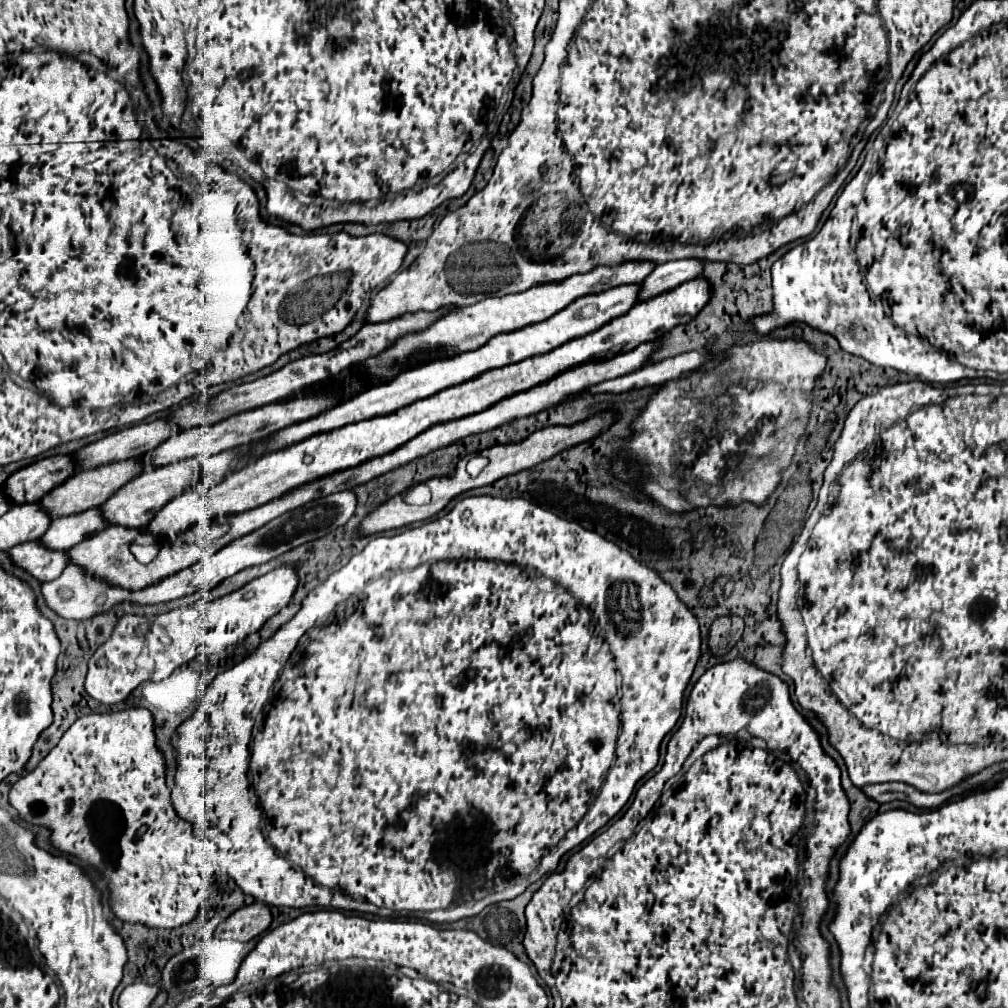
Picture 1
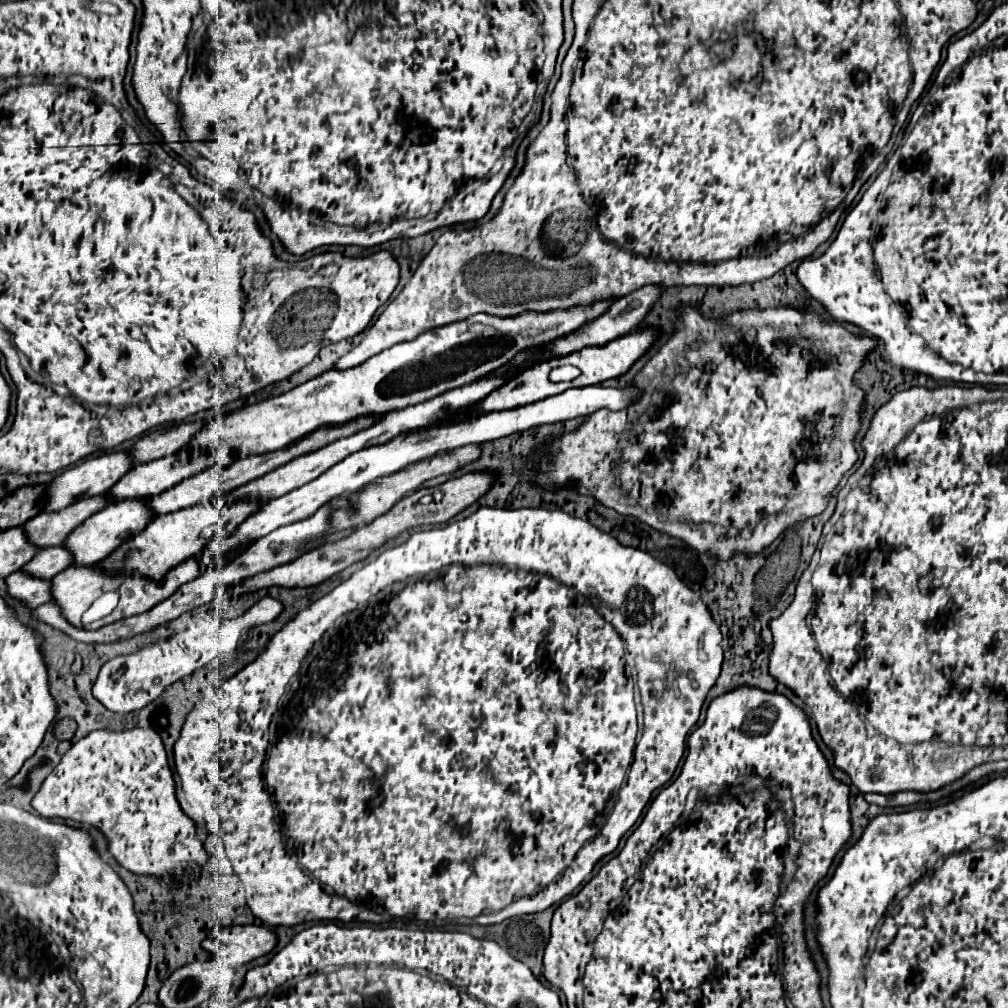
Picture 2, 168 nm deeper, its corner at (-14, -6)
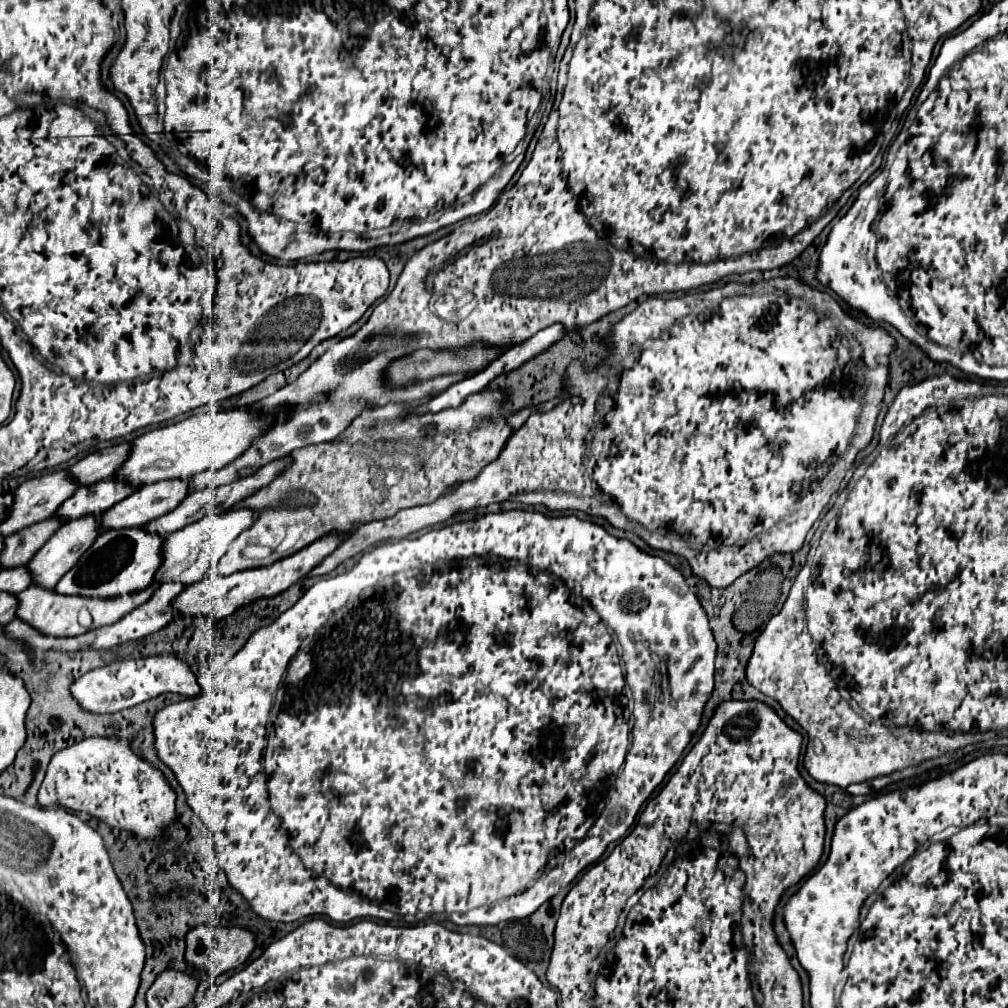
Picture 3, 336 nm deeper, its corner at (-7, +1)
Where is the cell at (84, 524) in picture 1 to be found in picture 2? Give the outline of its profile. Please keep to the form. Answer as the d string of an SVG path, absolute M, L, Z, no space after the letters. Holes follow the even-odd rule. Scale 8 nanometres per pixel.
M64 546L48 548L48 550L38 550L36 558L32 558L28 564L22 566L22 572L40 578L40 580L52 580L58 572L70 566L72 554Z

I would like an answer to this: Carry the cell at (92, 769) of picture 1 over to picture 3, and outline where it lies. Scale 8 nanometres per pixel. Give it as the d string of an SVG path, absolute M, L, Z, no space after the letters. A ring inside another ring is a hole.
M89 737L57 751L47 767L37 801L41 807L61 805L65 809L85 811L109 827L129 831L137 839L155 839L175 823L175 791L169 787L165 775L153 763L141 759L133 751L129 739L123 737Z

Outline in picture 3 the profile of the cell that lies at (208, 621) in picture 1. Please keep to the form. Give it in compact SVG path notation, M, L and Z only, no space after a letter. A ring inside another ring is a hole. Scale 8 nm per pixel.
M169 653L169 655L151 655L141 659L121 659L109 665L87 671L81 679L71 685L73 697L81 703L83 709L91 713L117 713L129 707L135 707L151 697L161 693L179 693L185 697L195 697L201 691L195 675L191 673L187 661Z

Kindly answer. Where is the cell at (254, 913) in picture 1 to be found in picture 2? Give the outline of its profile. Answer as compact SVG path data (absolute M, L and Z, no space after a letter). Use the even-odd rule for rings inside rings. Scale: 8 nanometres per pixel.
M228 926L210 932L202 948L230 966L248 964L276 946L276 934L268 926Z

